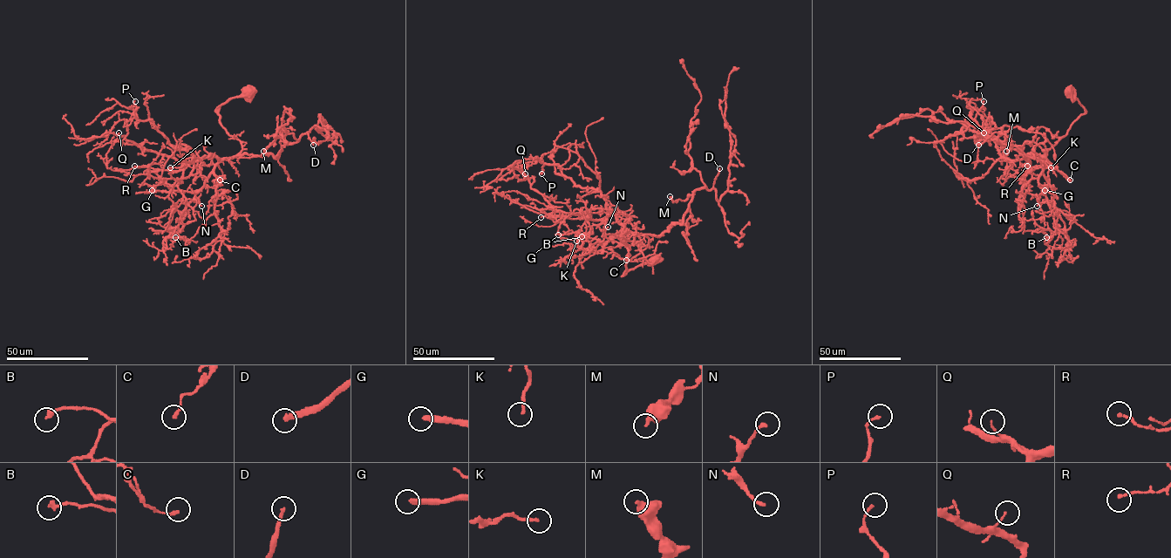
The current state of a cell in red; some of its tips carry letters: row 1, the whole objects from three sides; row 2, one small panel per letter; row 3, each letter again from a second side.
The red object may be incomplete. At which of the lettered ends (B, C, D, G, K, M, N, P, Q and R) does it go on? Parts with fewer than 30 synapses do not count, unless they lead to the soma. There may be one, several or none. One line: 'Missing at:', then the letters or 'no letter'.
Missing at: D, G

